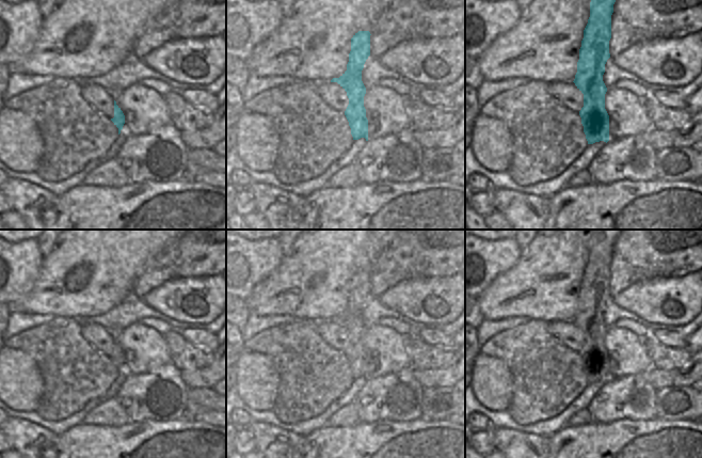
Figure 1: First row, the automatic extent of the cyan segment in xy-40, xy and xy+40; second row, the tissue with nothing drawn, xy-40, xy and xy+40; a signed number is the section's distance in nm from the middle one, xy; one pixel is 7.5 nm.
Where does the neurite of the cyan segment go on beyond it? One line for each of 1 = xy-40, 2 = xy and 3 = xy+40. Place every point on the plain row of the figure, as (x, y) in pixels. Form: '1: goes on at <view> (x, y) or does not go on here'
1: goes on at xy-40 (75, 373)
2: goes on at xy (313, 374)
3: goes on at xy+40 (547, 376)

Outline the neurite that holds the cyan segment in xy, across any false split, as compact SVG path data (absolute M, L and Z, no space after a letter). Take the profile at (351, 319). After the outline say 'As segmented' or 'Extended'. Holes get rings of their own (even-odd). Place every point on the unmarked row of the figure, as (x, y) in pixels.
M358 270L351 278L351 290L347 310L339 316L333 317L331 321L337 321L346 331L349 337L349 344L345 351L337 351L331 347L318 333L317 321L312 319L294 319L290 323L275 326L265 330L252 338L244 341L244 349L248 351L258 351L269 356L280 376L281 384L276 395L273 412L278 420L286 424L303 422L316 417L328 409L331 402L342 396L354 379L365 377L368 380L368 359L364 346L364 335L366 327L362 320L362 310L368 296L370 295L370 271Z. Extended

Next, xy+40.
M596 230L592 235L592 239L590 241L590 256L588 258L588 263L584 269L584 278L581 280L581 286L579 288L579 299L577 301L577 312L575 314L574 322L577 328L584 333L584 346L579 351L574 351L561 343L559 343L548 331L547 322L542 321L540 319L530 319L527 323L523 323L521 326L516 326L514 328L510 328L508 330L504 330L494 336L492 336L484 345L481 346L481 353L486 356L491 356L493 358L499 358L510 369L513 376L513 395L511 397L511 404L508 408L508 412L511 414L513 420L523 426L527 426L529 424L533 424L536 422L542 422L544 420L551 420L560 413L562 413L588 386L589 383L593 383L595 381L609 380L609 354L605 348L605 333L607 331L607 327L603 320L603 314L605 312L605 303L607 299L610 297L609 293L609 280L611 278L611 254L613 252L613 243L622 230Z. Extended

